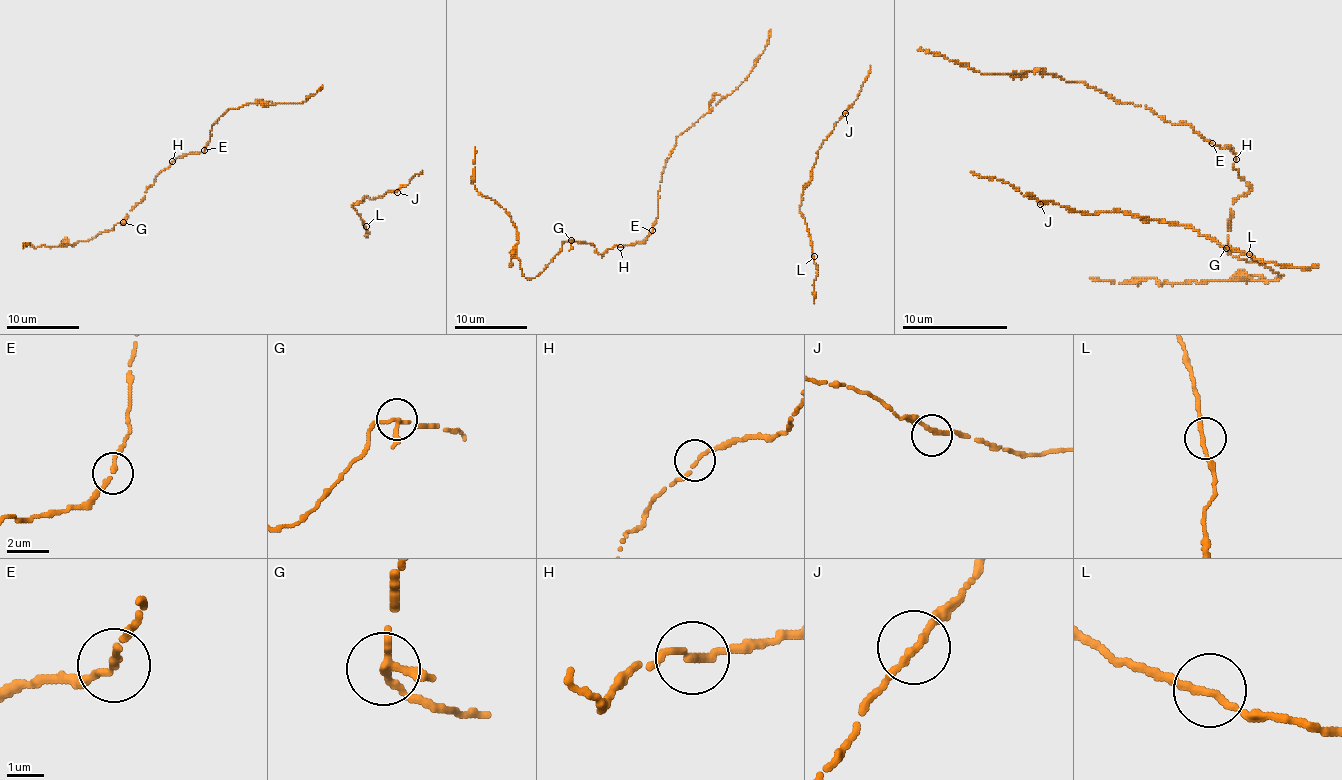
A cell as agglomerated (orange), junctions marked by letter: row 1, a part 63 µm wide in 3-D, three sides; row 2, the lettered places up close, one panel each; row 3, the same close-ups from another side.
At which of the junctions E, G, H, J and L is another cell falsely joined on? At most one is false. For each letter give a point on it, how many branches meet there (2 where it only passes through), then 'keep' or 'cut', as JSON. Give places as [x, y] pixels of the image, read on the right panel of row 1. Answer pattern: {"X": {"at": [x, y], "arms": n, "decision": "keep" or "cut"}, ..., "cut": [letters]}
{"E": {"at": [1212, 143], "arms": 2, "decision": "keep"}, "G": {"at": [1226, 248], "arms": 2, "decision": "keep"}, "H": {"at": [1236, 159], "arms": 2, "decision": "keep"}, "J": {"at": [1040, 204], "arms": 2, "decision": "keep"}, "L": {"at": [1249, 254], "arms": 2, "decision": "keep"}, "cut": []}

